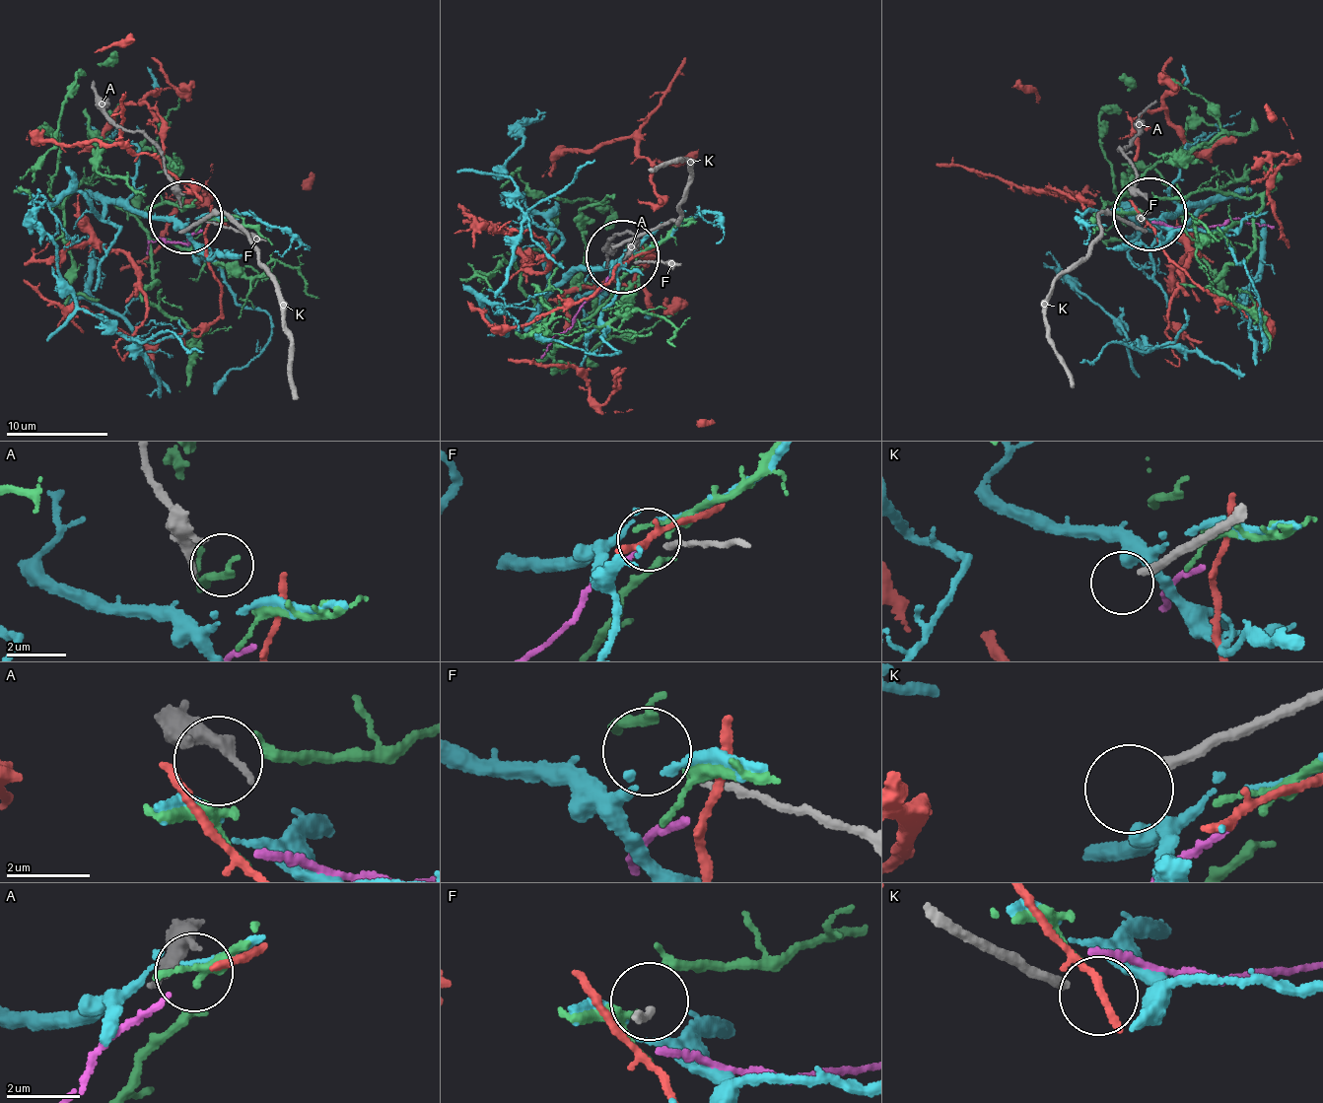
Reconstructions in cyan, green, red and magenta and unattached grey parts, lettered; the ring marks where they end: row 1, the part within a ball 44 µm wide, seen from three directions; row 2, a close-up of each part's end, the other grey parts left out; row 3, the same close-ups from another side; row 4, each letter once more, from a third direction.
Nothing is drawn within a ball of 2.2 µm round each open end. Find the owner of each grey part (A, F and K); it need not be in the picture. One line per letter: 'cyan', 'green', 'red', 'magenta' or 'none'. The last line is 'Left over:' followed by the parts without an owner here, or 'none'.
A: green
F: none
K: none
Left over: F, K

